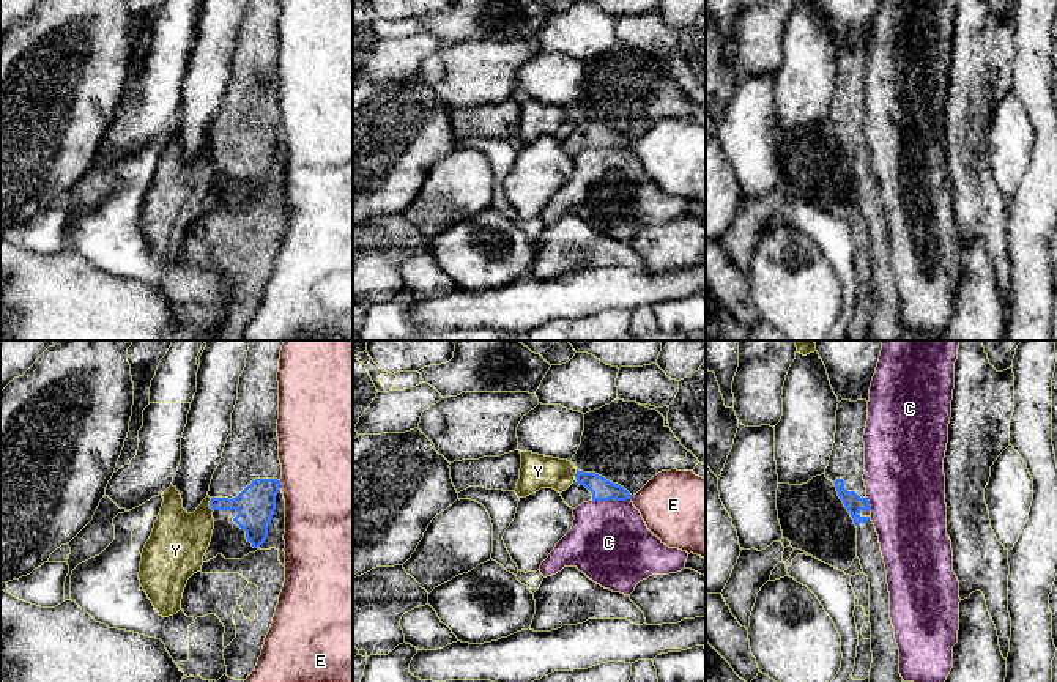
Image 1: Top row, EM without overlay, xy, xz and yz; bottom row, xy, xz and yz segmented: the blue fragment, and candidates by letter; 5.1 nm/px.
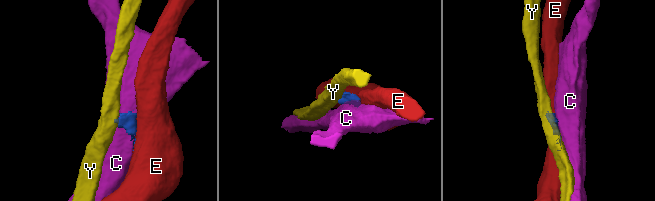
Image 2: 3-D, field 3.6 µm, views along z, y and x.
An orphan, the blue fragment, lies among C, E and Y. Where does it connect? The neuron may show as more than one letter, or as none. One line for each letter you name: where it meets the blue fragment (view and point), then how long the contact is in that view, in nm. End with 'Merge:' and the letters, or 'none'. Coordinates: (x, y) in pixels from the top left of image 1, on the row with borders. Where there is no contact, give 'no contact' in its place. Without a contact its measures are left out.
Merge: none

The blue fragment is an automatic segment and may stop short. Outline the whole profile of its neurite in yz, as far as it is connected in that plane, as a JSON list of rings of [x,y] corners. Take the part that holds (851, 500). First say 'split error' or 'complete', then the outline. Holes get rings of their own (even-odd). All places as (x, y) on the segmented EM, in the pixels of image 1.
split error | [[[841,400],[836,410],[836,432],[825,477],[836,487],[838,496],[857,528],[857,558],[870,583],[870,624],[873,663],[870,682],[903,682],[899,649],[890,619],[890,592],[879,536],[871,521],[866,498],[865,443],[868,421],[866,400]]]

